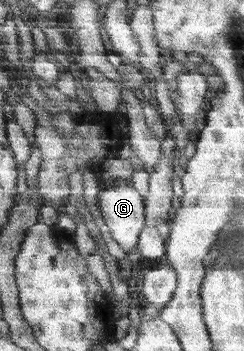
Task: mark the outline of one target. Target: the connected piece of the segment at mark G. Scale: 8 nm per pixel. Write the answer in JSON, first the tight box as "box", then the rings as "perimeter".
{"box":[99,180,146,254],"perimeter":[[[117,180],[112,189],[99,196],[99,208],[112,238],[125,254],[138,252],[140,235],[146,226],[146,206],[132,182]]]}

